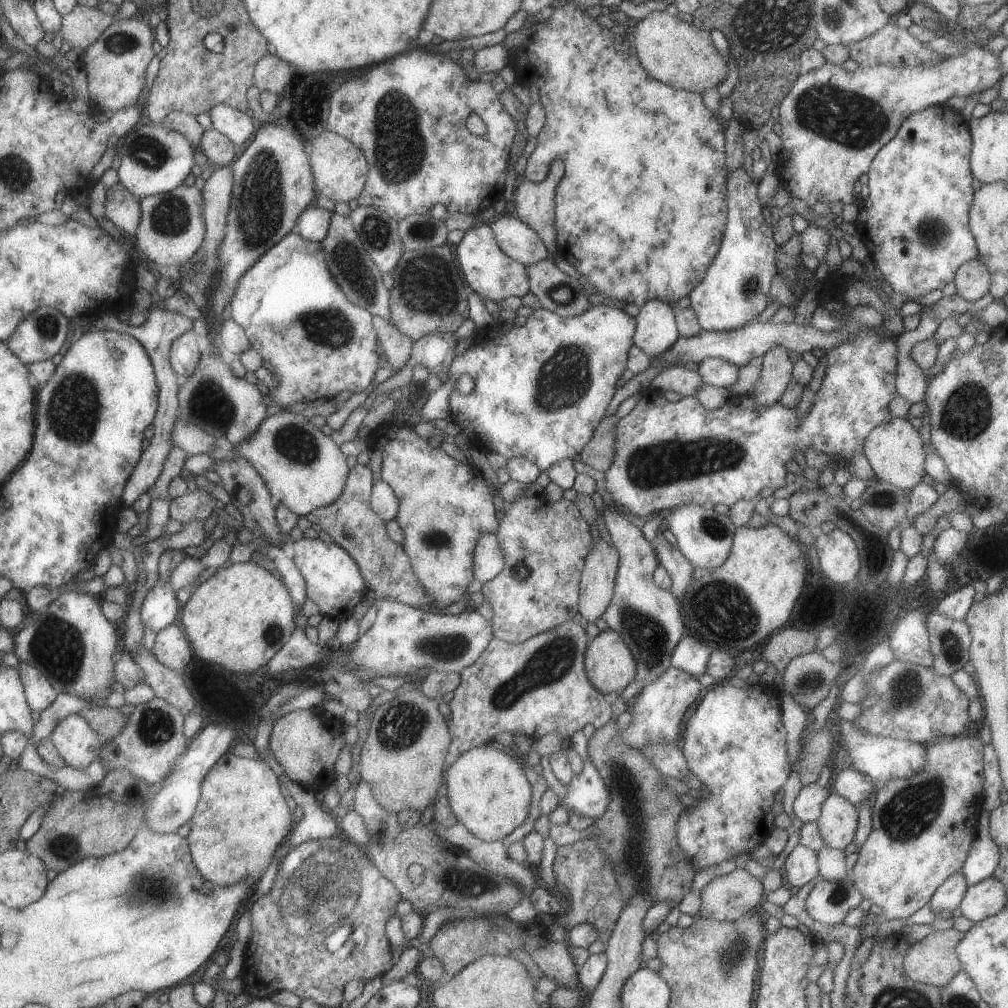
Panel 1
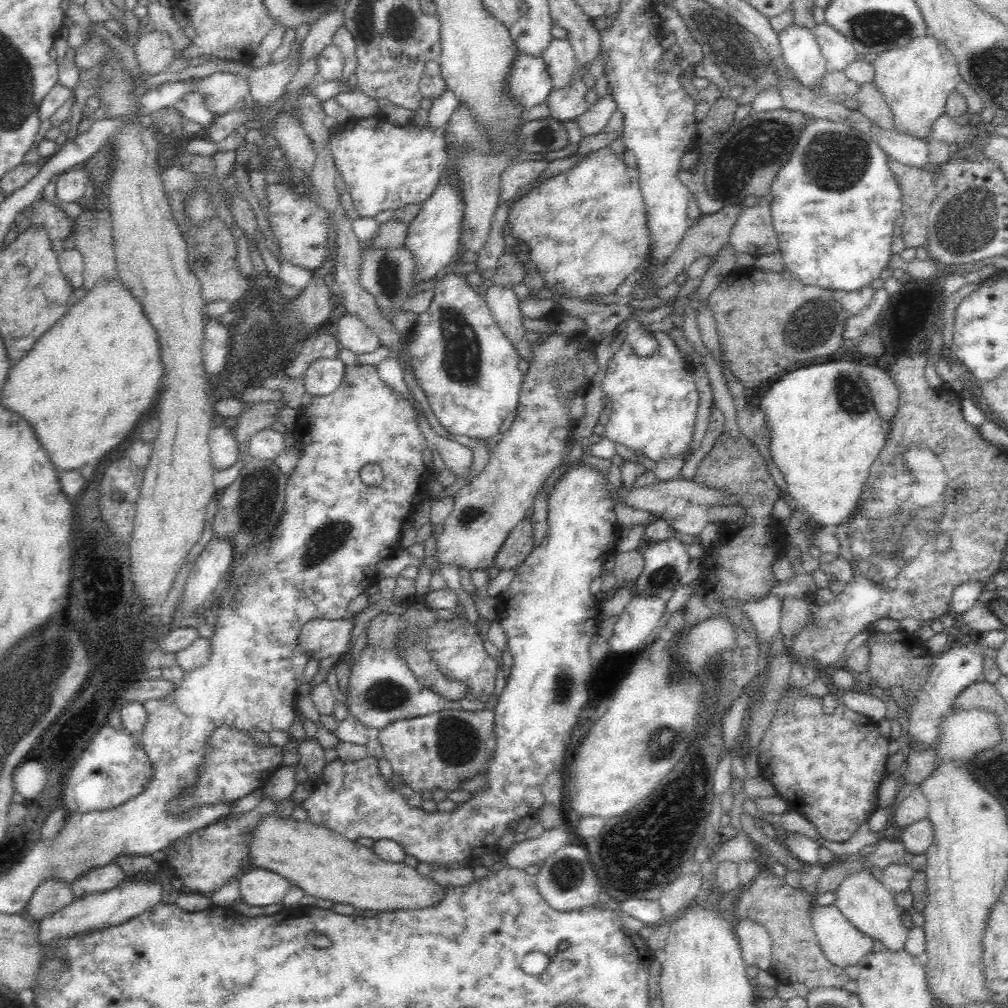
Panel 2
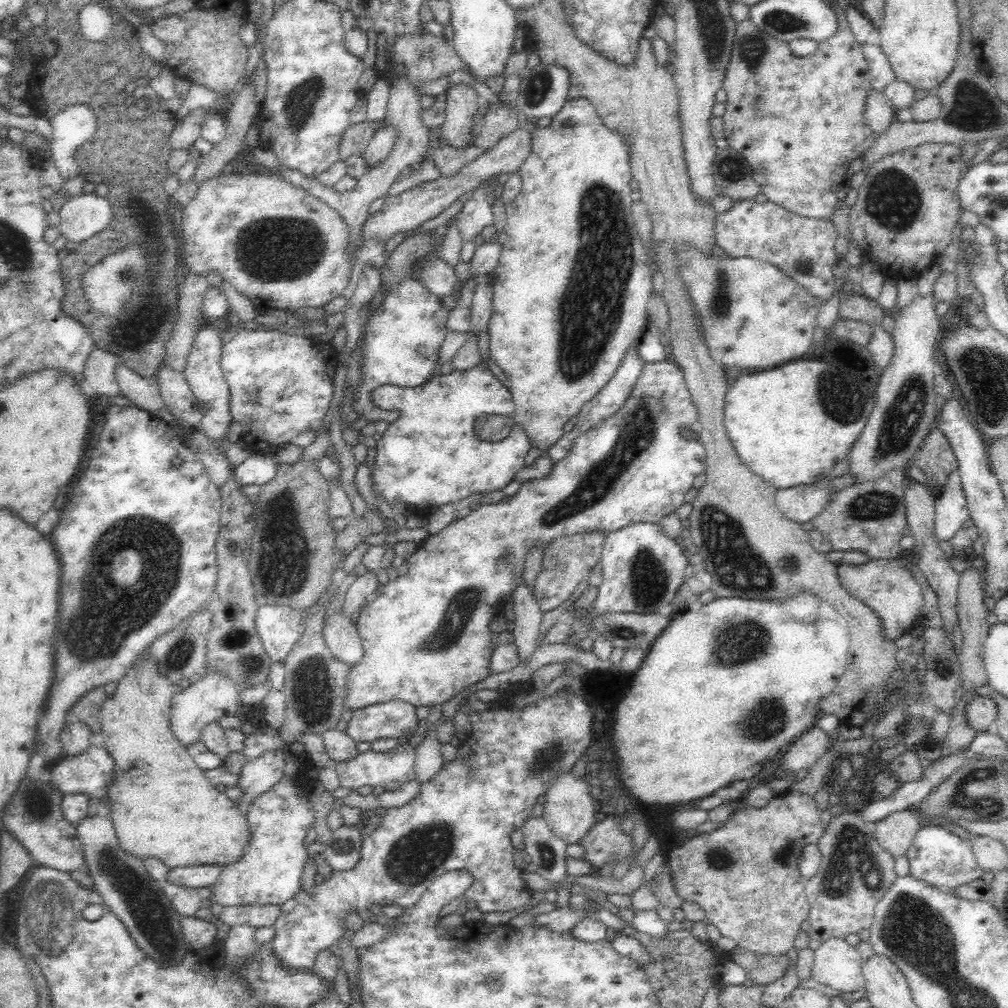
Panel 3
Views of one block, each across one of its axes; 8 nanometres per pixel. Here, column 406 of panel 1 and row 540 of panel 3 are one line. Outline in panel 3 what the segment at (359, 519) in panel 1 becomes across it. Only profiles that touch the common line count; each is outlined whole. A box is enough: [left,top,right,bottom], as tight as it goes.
[533,531,605,613]

